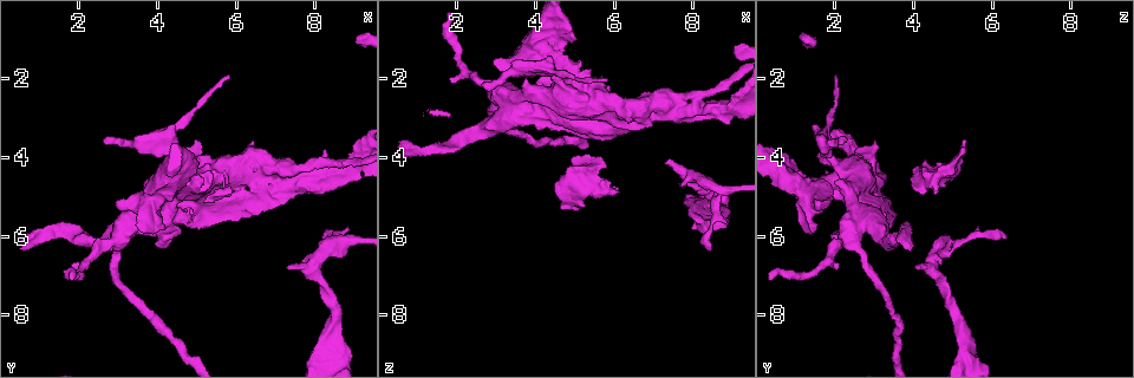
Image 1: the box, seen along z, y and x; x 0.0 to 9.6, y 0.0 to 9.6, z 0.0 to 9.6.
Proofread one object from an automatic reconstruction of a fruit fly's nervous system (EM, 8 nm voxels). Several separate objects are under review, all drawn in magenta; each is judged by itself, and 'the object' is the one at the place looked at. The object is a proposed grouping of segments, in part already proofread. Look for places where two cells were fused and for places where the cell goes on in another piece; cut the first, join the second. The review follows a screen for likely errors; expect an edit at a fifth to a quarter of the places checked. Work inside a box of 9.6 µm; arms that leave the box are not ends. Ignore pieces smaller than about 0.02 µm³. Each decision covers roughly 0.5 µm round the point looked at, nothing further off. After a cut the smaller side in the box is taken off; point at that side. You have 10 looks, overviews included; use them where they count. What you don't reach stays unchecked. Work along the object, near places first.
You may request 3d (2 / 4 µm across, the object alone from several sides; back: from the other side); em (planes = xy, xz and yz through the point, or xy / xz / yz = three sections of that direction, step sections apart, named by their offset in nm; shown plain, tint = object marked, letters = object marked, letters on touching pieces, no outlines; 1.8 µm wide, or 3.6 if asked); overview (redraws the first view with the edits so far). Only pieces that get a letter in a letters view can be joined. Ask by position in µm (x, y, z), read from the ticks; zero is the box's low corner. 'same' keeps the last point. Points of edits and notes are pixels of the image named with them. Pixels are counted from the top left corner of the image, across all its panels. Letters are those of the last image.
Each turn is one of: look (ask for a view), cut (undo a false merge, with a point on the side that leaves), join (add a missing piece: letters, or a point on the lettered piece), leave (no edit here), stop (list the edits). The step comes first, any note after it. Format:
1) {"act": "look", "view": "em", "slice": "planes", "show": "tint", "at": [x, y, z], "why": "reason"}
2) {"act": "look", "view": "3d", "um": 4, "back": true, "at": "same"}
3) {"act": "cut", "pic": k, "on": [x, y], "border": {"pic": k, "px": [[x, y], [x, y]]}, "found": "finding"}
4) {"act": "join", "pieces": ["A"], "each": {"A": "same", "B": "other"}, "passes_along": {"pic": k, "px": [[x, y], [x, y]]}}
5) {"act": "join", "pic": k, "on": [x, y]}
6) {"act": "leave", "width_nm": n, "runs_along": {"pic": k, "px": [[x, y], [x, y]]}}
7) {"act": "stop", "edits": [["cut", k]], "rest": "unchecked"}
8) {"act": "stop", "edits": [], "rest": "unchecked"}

{"act": "look", "view": "3d", "um": 2, "at": [8.45, 6.05, 6.35], "why": "free end"}

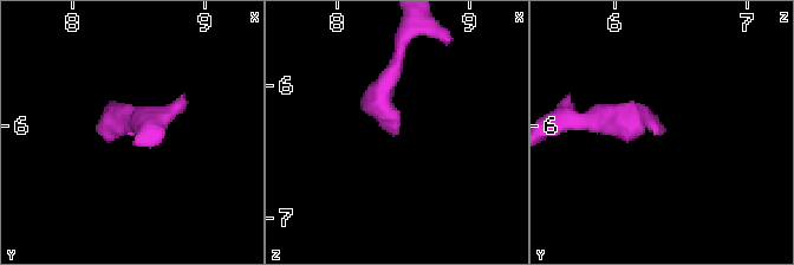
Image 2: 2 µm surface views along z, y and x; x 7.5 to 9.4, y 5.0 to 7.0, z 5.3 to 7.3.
{"act": "look", "view": "em", "slice": "xy", "step": 4, "show": "tint", "at": [8.42, 6.08, 6.38], "why": "shape alone is not enough"}

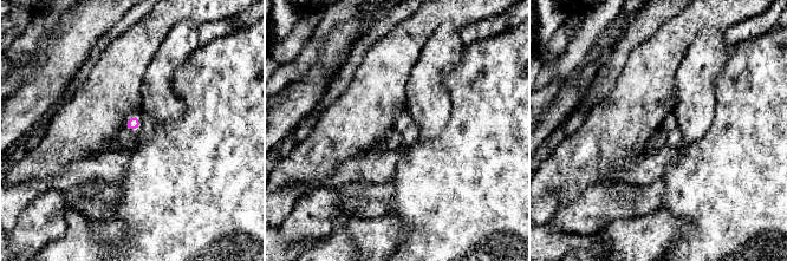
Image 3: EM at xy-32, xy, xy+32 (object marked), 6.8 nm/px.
{"act": "look", "view": "em", "slice": "planes", "show": "letters", "at": "same", "why": "another direction"}

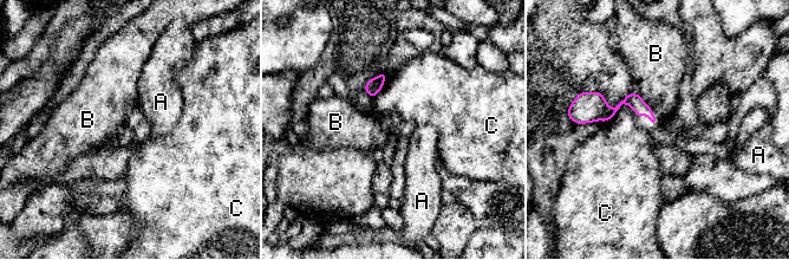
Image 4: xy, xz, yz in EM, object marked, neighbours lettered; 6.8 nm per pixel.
{"act": "leave", "each": {"A": "other", "B": "other", "C": "other"}, "border": {"pic": 4, "px": [[639, 93], [651, 106]]}, "found": "no lettered piece goes on from it"}

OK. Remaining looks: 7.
{"act": "look", "view": "3d", "um": 4, "at": [7.95, 6.60, 4.55], "why": "sharp bend"}

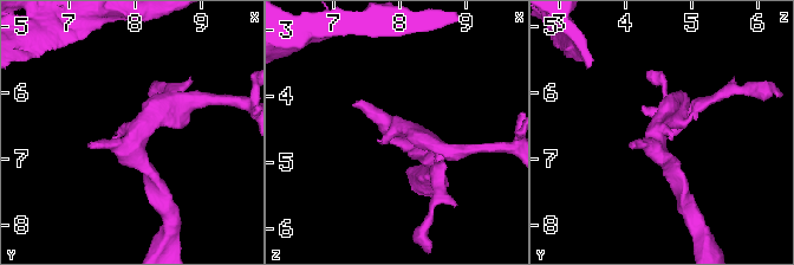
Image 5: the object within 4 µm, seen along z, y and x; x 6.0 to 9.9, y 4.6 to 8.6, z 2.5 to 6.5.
{"act": "look", "view": "em", "slice": "planes", "show": "tint", "at": [8.00, 6.65, 4.45], "why": "now the EM"}

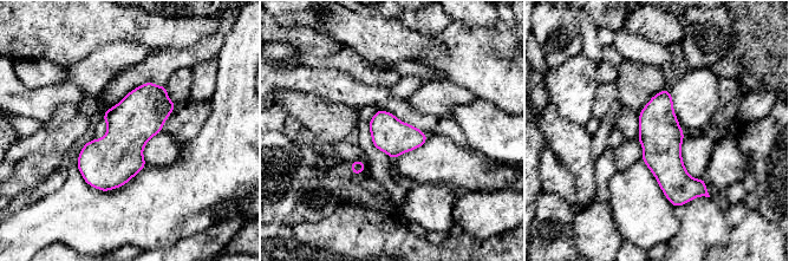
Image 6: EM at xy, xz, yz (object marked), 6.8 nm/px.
{"act": "look", "view": "em", "slice": "planes", "show": "letters", "at": "same"}

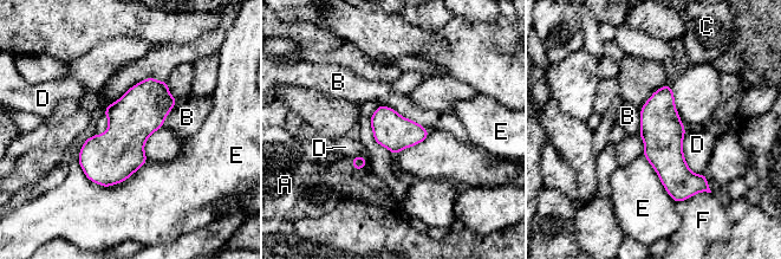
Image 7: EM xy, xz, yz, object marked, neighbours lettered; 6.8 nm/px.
{"act": "join", "pieces": ["A"], "each": {"A": "same", "B": "other", "C": "other", "D": "other", "E": "other", "F": "other"}, "found": "it goes on there"}

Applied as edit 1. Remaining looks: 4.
{"act": "look", "view": "em", "slice": "planes", "show": "plain", "at": [5.00, 3.60, 5.30], "why": "an open end"}

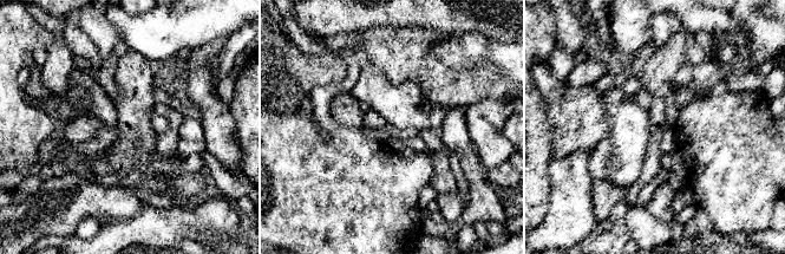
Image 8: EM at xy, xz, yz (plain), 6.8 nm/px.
{"act": "look", "view": "em", "slice": "planes", "show": "letters", "at": "same", "why": "see the neighbours"}

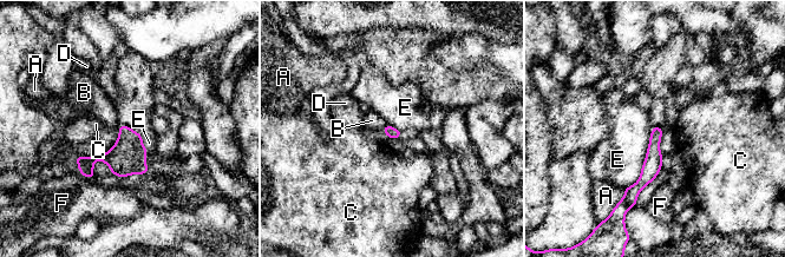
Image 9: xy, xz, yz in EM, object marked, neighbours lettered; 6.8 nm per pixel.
{"act": "leave", "each": {"A": "other", "B": "other", "C": "other", "D": "other", "E": "other", "F": "other"}, "runs_along": {"pic": 9, "px": [[659, 130], [653, 164], [632, 198]]}, "found": "no lettered piece goes on from it"}

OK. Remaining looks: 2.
{"act": "look", "view": "3d", "um": 4, "at": [3.55, 5.55, 2.75], "why": "thick turns thin"}

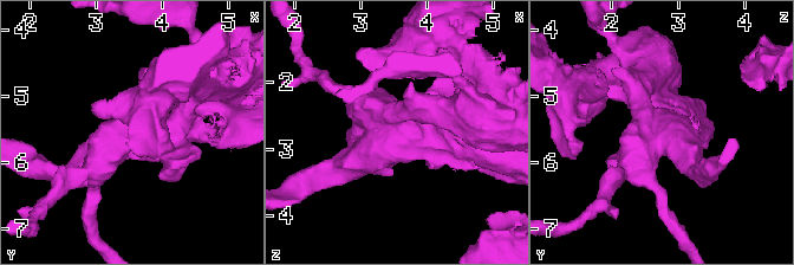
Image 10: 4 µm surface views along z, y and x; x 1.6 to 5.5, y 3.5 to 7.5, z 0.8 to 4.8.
{"act": "look", "view": "em", "slice": "planes", "show": "letters", "at": [3.55, 5.55, 2.80], "arms": 3, "arm_widths_nm": [380, 400, 480]}

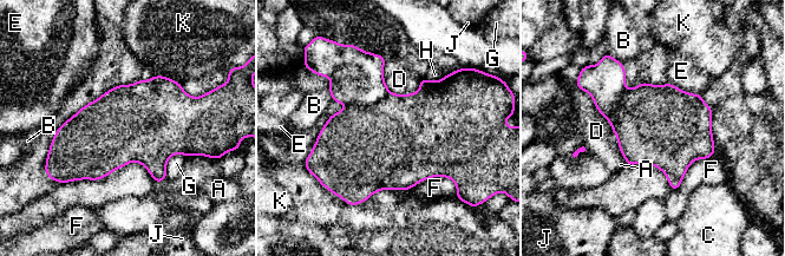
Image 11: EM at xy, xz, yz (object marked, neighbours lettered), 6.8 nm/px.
{"act": "cut", "pic": 11, "on": [357, 77], "each": {"A": "other", "B": "other", "C": "other", "D": "other", "E": "other", "F": "other", "G": "other", "H": "other", "J": "other", "K": "other"}, "border": {"pic": 11, "px": [[390, 92], [373, 104], [346, 106]]}, "found": "a second cell is stuck on"}

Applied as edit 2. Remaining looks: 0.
{"act": "stop", "edits": [["join", 7], ["cut", 11]], "rest": "unchecked"}

